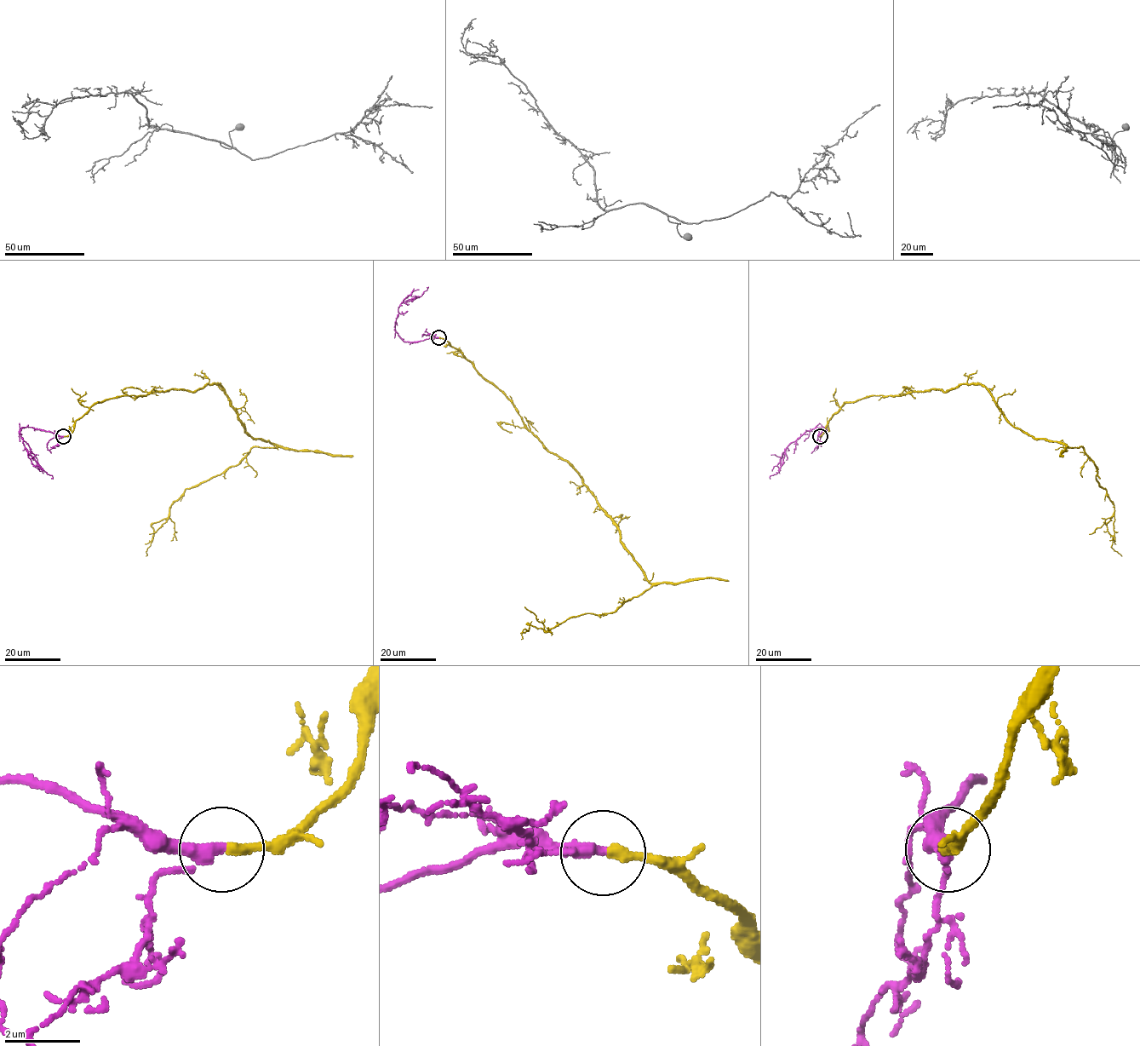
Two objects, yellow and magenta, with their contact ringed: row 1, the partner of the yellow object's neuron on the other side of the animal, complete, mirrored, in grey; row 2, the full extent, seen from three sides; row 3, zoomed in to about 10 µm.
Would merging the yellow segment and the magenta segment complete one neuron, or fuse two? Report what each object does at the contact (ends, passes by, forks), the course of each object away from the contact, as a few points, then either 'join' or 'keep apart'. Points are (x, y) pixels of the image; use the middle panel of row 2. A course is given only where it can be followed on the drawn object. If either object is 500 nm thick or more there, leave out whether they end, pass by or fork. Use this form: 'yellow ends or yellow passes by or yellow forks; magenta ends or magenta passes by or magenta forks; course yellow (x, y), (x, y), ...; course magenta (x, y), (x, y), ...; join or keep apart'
yellow ends; magenta passes by; course yellow (439, 338), (570, 463), (652, 584), (611, 613), (570, 617), (545, 632), (526, 624), (521, 639); course magenta (438, 338), (404, 341), (395, 329), (399, 305), (420, 297), (426, 287); join

